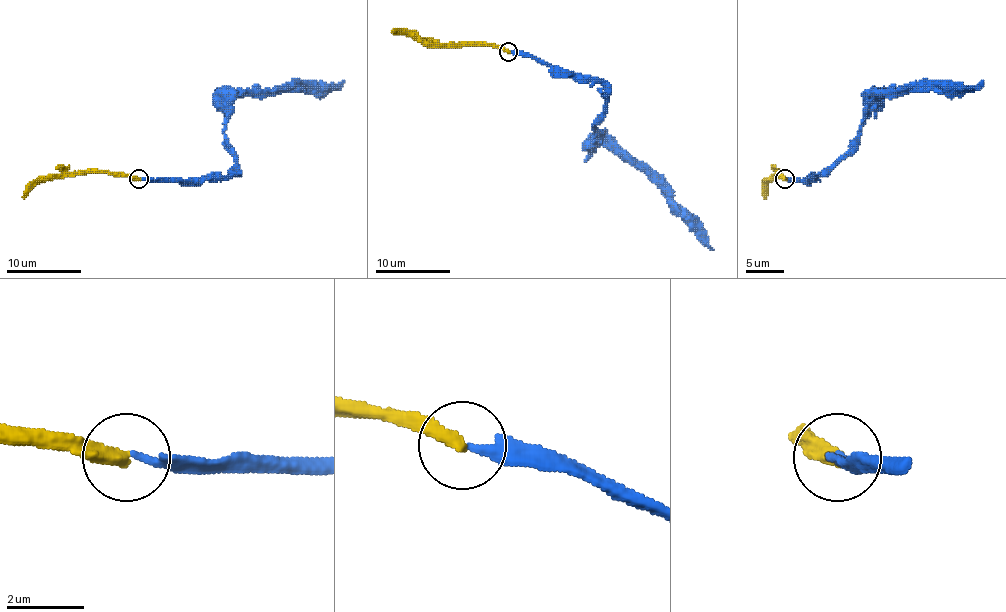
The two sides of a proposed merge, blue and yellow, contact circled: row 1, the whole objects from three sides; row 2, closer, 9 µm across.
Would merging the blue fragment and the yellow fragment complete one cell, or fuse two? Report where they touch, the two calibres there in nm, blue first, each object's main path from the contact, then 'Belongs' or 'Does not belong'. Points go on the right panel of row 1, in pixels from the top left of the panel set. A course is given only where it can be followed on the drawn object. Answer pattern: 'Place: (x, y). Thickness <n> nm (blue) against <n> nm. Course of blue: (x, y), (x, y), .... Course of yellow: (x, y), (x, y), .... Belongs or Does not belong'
Place: (785, 178). Thickness 200 nm (blue) against 360 nm. Course of blue: (784, 178), (812, 180), (827, 170), (857, 135), (865, 107), (876, 95), (927, 90), (974, 90), (983, 80). Course of yellow: (784, 178), (779, 172), (769, 182), (764, 197). Does not belong

